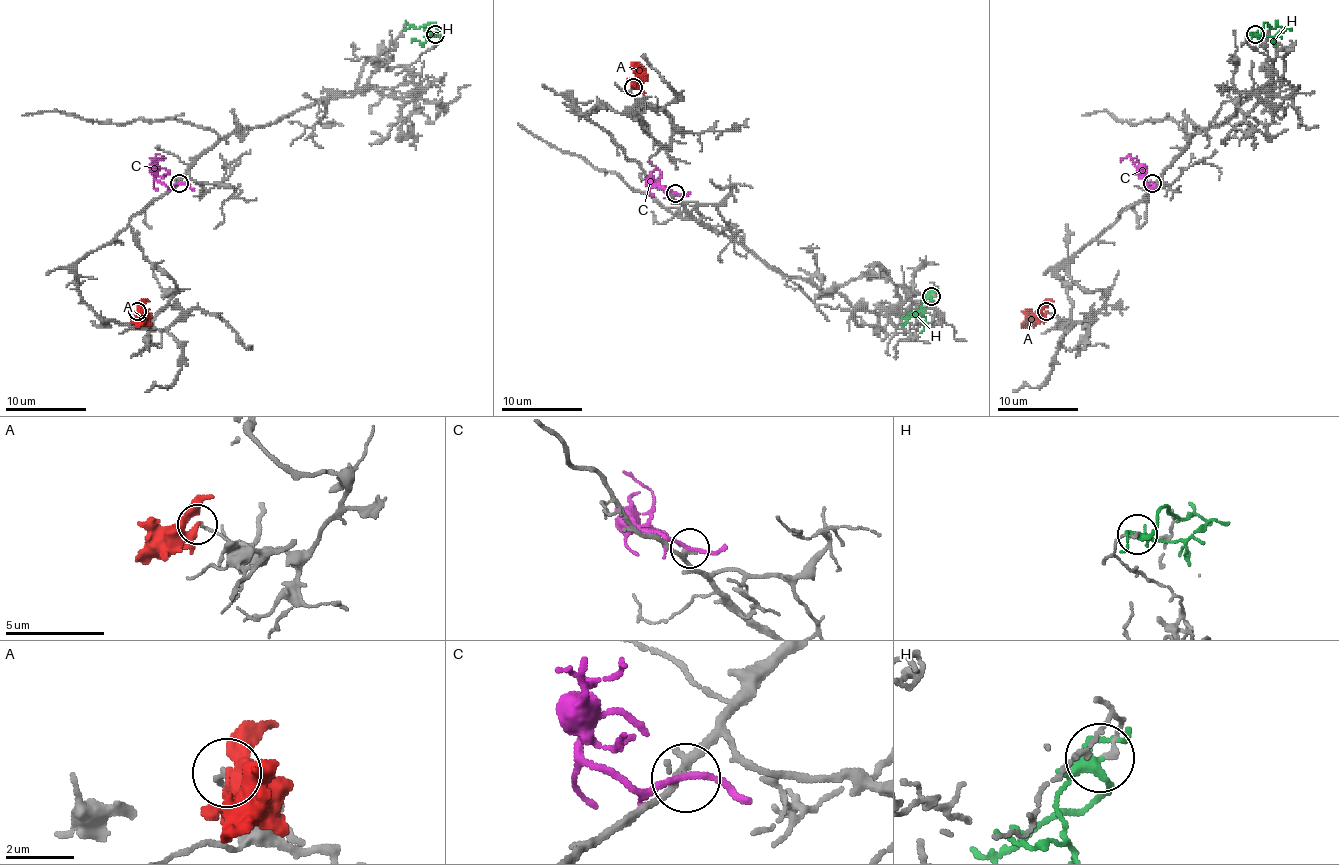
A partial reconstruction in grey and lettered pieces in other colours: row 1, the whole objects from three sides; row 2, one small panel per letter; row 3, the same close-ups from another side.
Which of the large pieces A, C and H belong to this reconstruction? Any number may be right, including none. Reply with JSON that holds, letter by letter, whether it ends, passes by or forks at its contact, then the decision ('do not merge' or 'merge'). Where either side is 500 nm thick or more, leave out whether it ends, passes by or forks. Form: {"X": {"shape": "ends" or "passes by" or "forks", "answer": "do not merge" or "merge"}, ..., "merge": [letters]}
{"A": {"shape": "passes by", "answer": "do not merge"}, "C": {"shape": "passes by", "answer": "do not merge"}, "H": {"shape": "forks", "answer": "do not merge"}, "merge": []}

